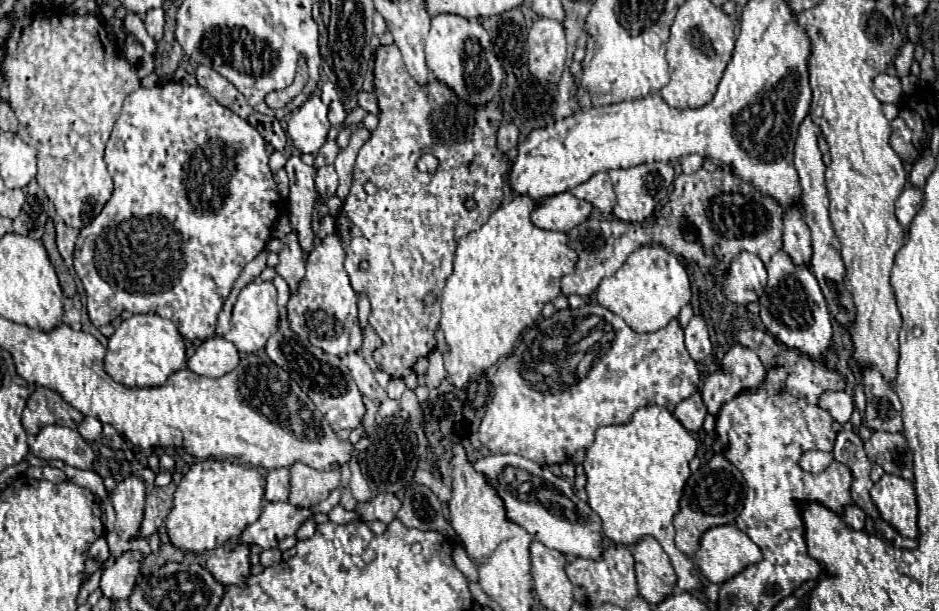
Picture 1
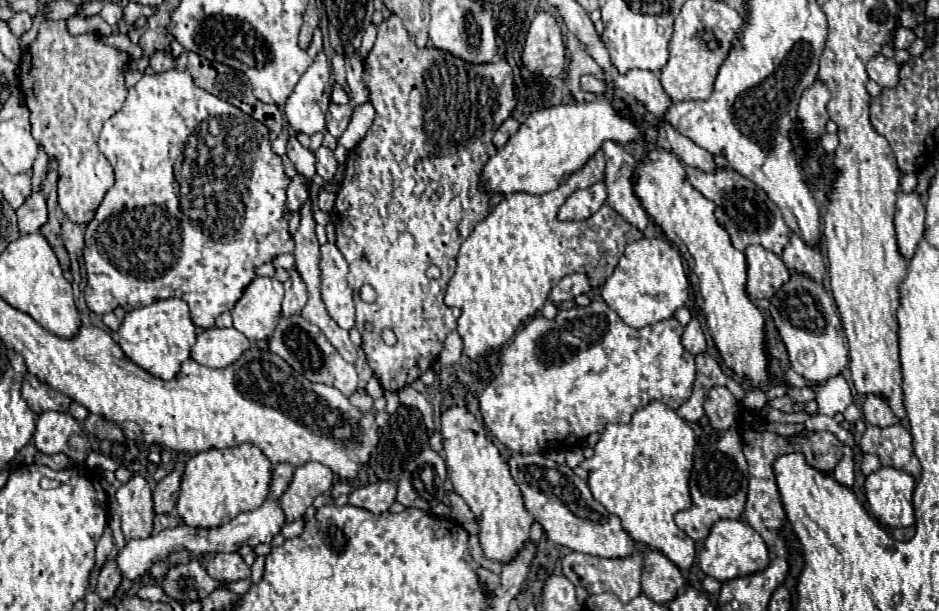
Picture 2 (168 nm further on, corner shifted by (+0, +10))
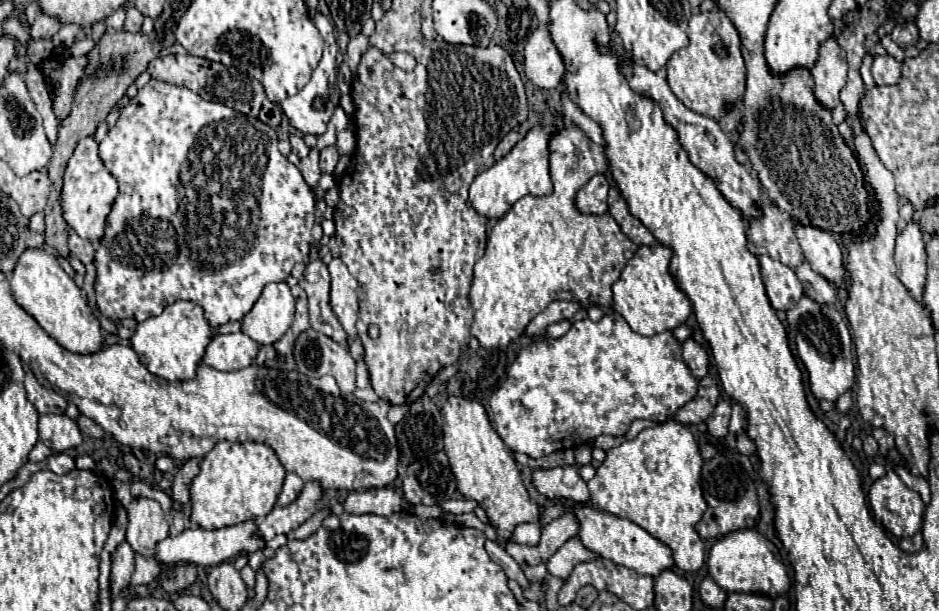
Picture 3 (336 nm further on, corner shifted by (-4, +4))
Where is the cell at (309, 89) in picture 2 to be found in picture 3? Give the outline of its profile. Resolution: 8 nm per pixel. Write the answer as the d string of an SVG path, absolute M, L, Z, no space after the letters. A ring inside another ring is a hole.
M317 14L313 18L317 30L321 32L323 40L325 40L325 50L323 50L323 56L317 64L317 68L313 70L313 76L311 80L305 84L303 90L299 90L295 96L289 96L285 100L281 100L281 108L285 112L285 116L289 118L291 126L295 126L301 134L323 134L327 130L327 122L333 114L333 110L337 108L339 104L339 88L337 88L337 52L339 52L339 46L337 46L337 40L335 40L335 32L333 32L333 26L331 22L323 16L323 14Z

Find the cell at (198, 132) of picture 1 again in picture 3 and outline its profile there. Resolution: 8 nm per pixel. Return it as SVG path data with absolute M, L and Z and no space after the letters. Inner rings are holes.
M149 80L137 92L137 96L131 98L129 106L121 110L117 124L109 130L107 138L99 144L99 156L103 164L109 168L109 172L115 176L115 180L119 182L119 194L111 206L111 212L105 224L105 240L101 238L99 248L95 252L95 270L97 270L95 296L97 296L97 308L103 316L111 320L135 318L137 322L143 322L151 316L159 316L167 304L173 304L177 300L189 300L203 308L209 326L215 330L221 324L241 320L253 308L265 284L283 282L297 262L303 262L303 264L307 262L307 252L313 242L311 226L315 222L315 198L311 188L305 184L301 172L297 170L297 166L293 166L277 150L275 130L263 124L261 120L255 120L249 116L239 118L237 112L233 112L225 104L207 102L185 86L169 84L163 80Z

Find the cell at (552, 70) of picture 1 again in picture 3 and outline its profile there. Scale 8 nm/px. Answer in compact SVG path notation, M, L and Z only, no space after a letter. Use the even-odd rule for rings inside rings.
M537 28L525 44L525 74L545 90L557 88L565 76L565 62L547 28Z

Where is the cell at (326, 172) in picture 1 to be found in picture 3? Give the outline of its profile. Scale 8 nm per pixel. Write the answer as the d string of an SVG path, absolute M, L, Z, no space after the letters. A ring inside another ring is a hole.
M335 146L323 148L321 150L321 172L323 174L333 174L335 166L337 166L337 160L339 160L339 152L337 152Z

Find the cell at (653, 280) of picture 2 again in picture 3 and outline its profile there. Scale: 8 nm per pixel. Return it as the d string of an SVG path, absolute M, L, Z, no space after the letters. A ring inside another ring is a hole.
M641 246L633 258L627 260L621 278L613 284L613 310L625 318L633 332L641 336L675 330L691 314L691 300L675 284L675 278L669 272L671 256L673 250L667 246Z

